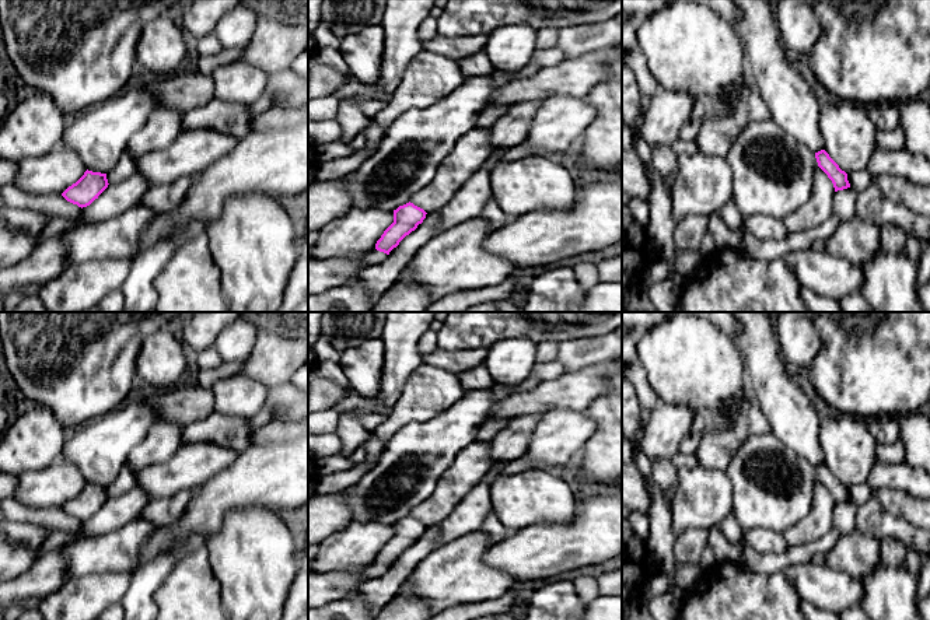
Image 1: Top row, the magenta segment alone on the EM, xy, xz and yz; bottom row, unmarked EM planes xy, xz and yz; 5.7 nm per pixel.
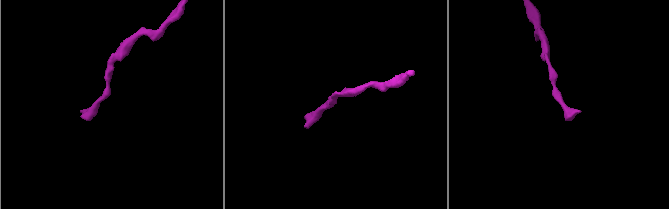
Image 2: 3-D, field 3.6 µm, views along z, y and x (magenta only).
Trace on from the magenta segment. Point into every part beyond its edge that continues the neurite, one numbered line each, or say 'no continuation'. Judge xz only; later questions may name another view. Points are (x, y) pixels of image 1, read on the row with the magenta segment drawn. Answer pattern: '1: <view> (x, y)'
1: xz (374, 256)

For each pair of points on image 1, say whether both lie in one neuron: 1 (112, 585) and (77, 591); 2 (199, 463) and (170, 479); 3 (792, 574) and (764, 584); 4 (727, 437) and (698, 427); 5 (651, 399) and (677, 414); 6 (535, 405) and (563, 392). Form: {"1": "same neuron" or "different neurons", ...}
{"1": "same neuron", "2": "same neuron", "3": "different neurons", "4": "different neurons", "5": "different neurons", "6": "same neuron"}

